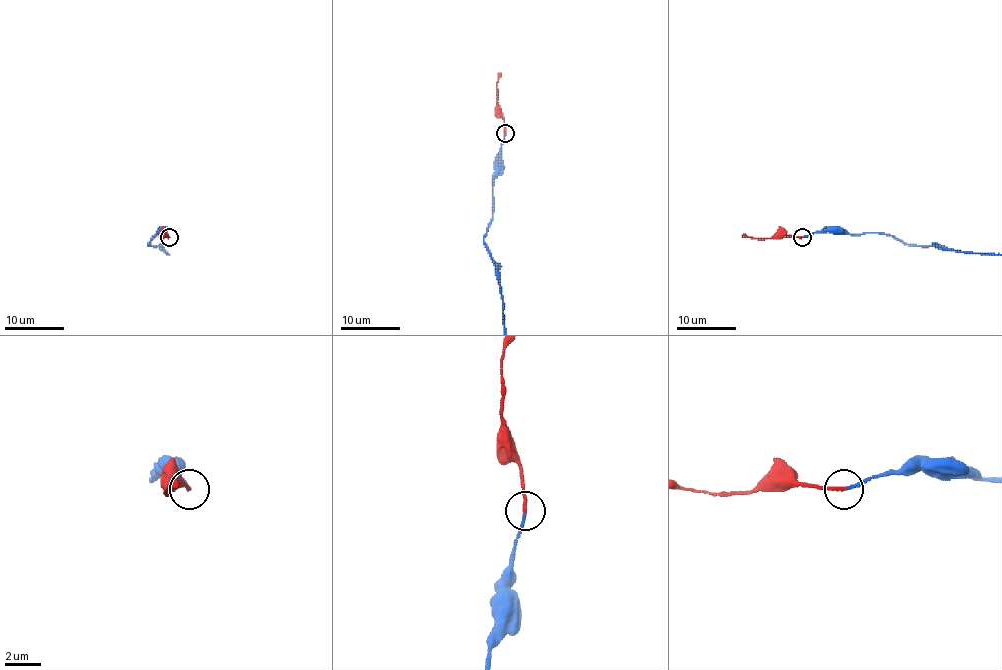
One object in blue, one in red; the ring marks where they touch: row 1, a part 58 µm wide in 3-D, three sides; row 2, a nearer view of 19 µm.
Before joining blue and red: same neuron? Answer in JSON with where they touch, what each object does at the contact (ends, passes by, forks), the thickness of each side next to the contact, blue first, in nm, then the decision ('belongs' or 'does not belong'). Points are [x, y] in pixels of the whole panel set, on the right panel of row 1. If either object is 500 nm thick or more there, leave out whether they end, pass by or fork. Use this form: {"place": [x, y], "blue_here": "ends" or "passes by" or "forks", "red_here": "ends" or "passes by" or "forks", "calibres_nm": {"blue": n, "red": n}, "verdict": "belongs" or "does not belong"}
{"place": [802, 237], "blue_here": "ends", "red_here": "ends", "calibres_nm": {"blue": 160, "red": 180}, "verdict": "belongs"}

